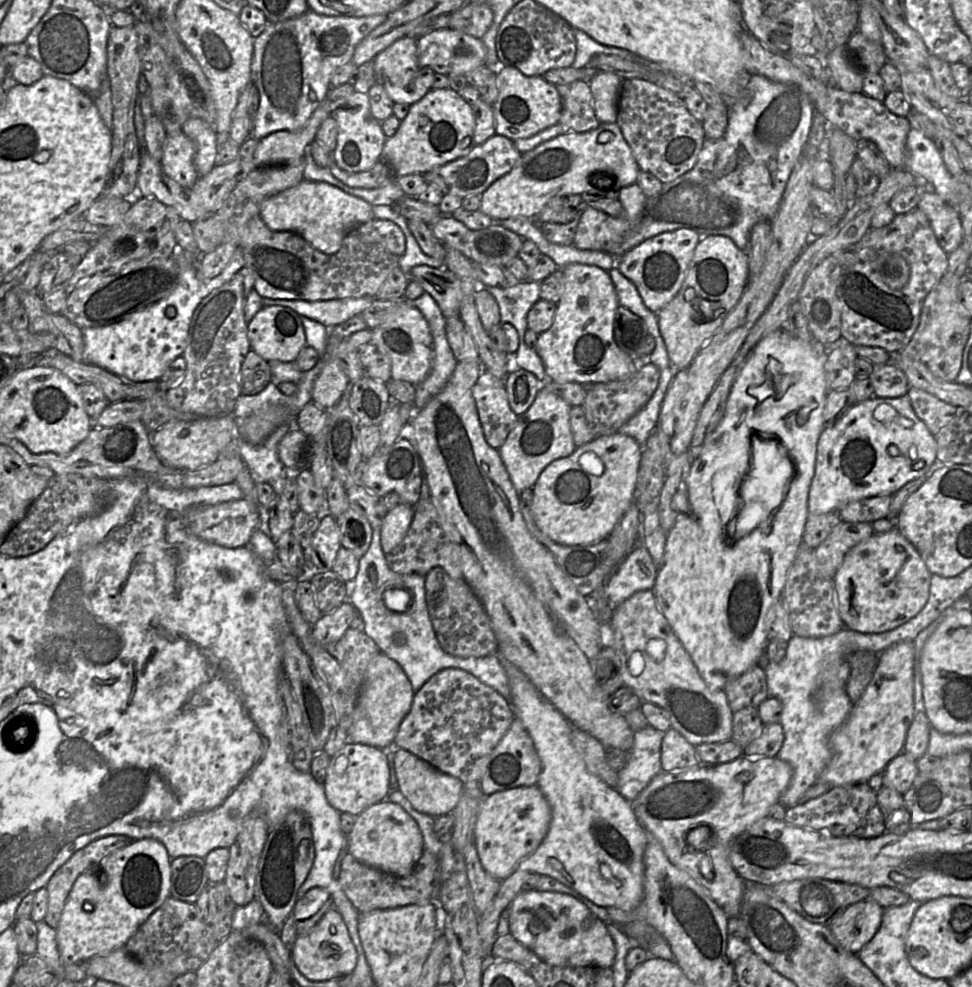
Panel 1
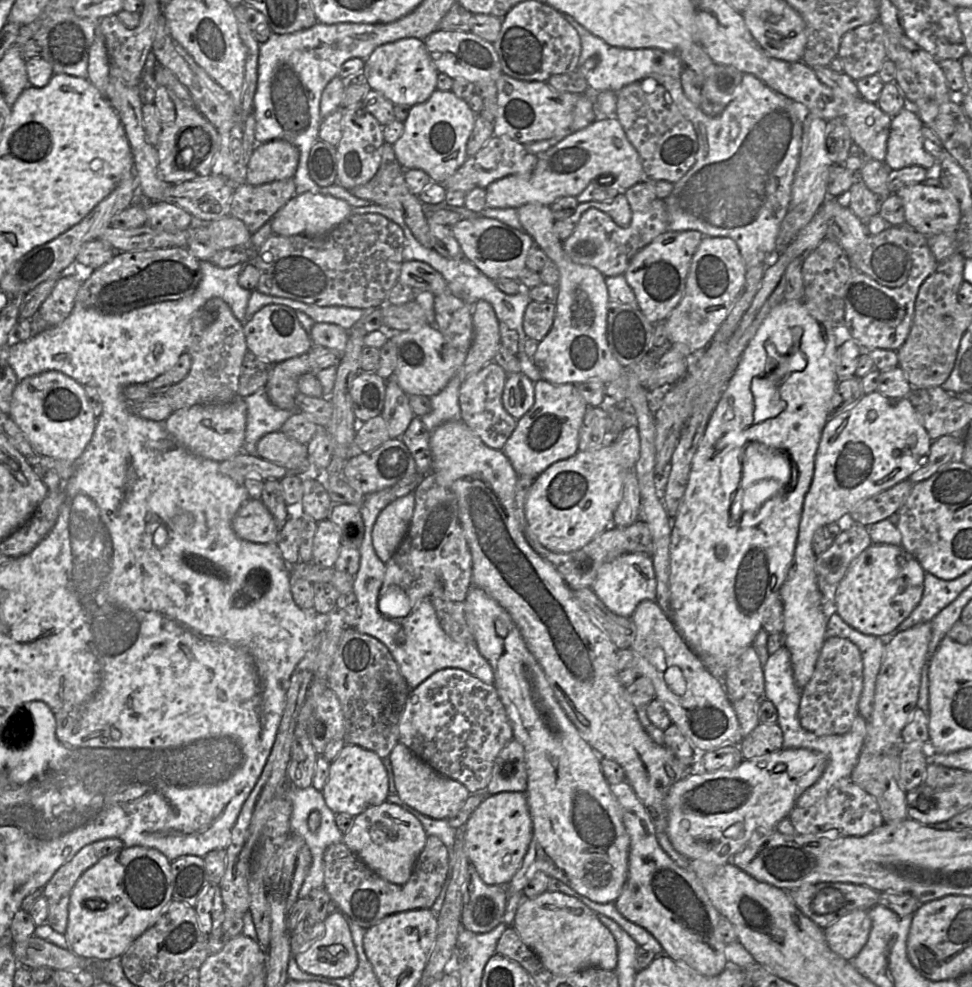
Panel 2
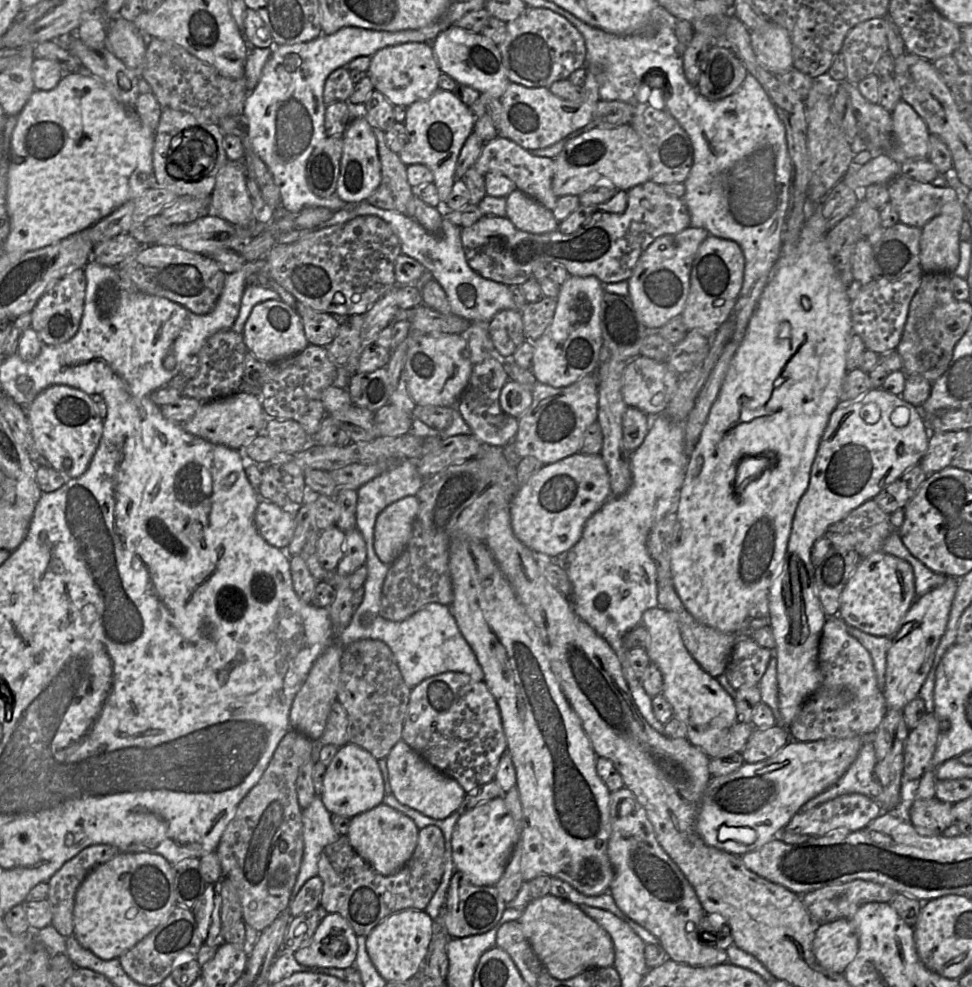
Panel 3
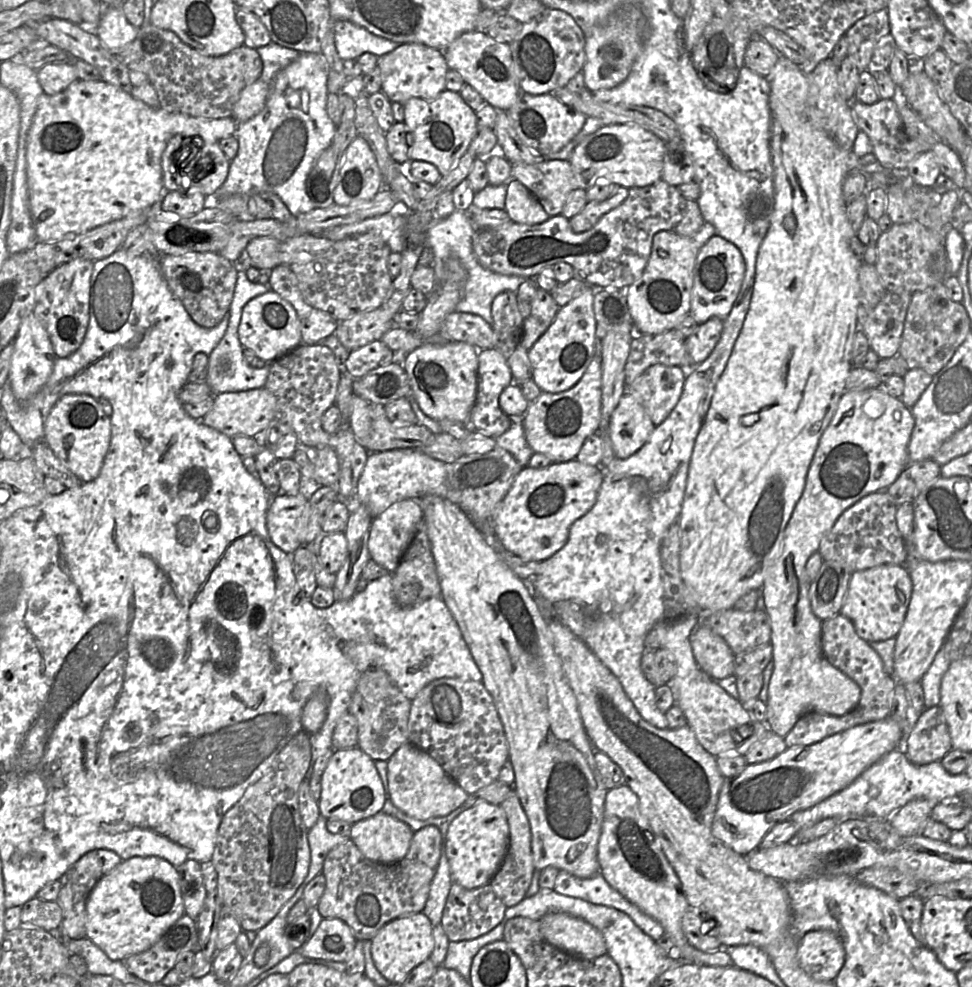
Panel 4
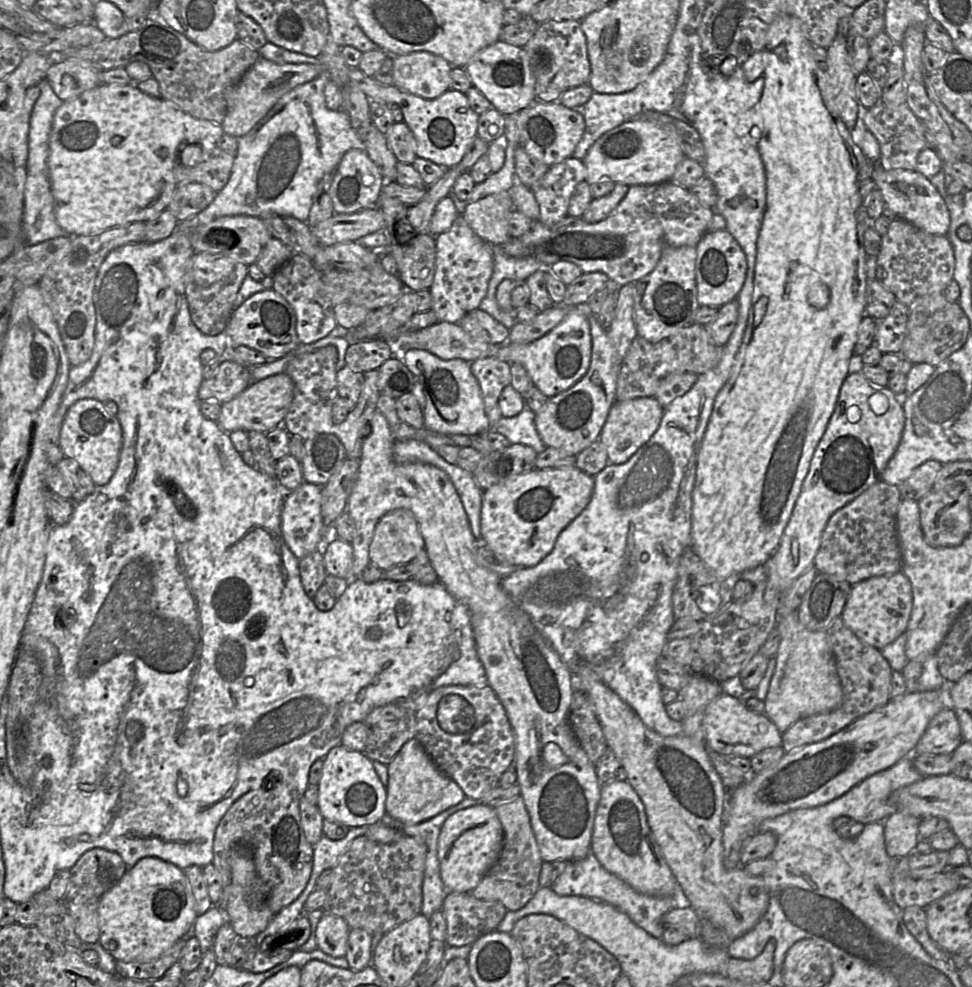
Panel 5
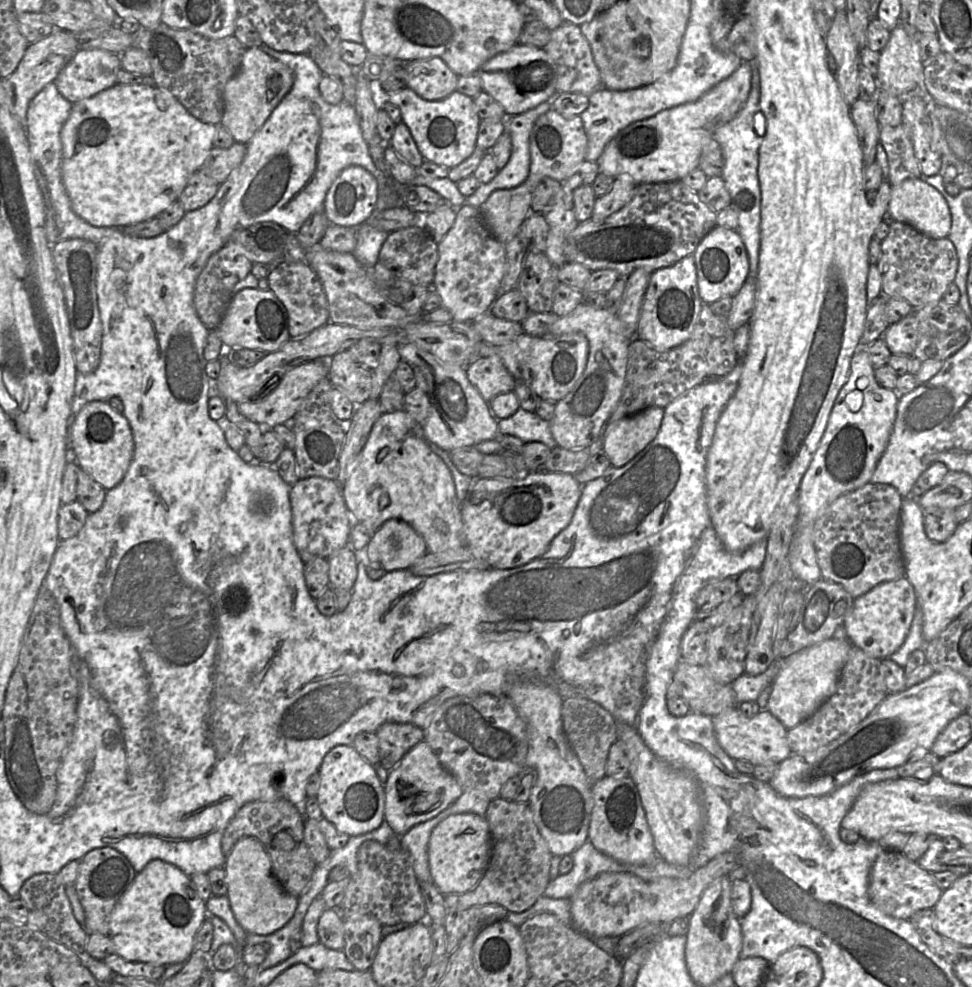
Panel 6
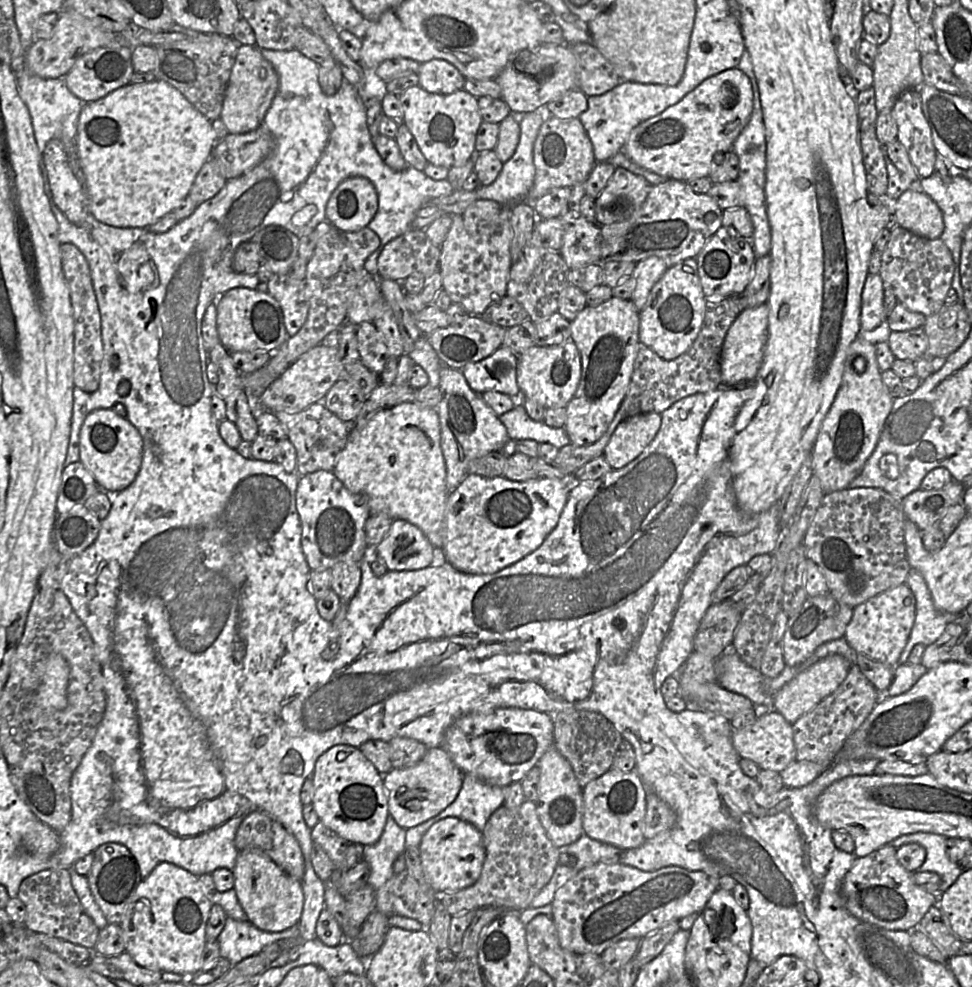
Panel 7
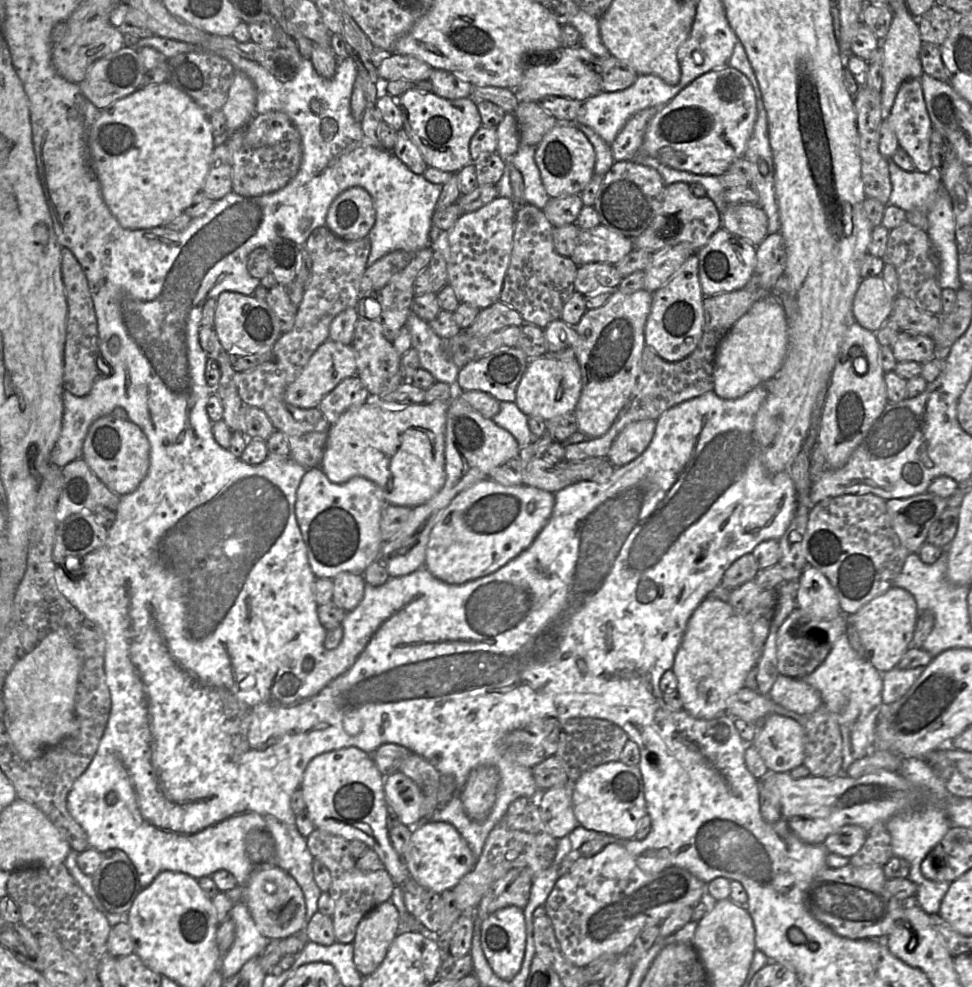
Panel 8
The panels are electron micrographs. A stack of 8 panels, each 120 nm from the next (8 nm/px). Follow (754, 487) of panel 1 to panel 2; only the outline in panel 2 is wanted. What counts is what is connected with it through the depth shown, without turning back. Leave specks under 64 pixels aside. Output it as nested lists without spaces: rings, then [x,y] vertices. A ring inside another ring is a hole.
[[[751,442],[742,460],[740,488],[749,488],[766,479],[773,479],[783,486],[789,485],[791,463],[788,453],[762,446],[759,442]]]

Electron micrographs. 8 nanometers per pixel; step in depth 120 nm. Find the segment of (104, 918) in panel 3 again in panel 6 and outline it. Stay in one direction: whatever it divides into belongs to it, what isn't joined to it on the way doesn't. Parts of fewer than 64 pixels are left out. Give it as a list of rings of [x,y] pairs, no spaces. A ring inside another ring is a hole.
[[[156,859],[136,873],[132,884],[115,905],[110,916],[108,936],[114,944],[114,953],[124,960],[163,966],[185,963],[193,952],[195,934],[206,915],[206,903],[199,897],[190,876],[174,865]]]

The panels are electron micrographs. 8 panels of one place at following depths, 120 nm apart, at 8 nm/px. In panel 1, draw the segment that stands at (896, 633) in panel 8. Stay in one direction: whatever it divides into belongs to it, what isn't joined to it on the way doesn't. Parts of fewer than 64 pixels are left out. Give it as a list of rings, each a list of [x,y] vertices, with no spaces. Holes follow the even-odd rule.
[[[897,529],[872,536],[853,546],[834,576],[834,593],[845,626],[860,633],[895,629],[916,616],[927,603],[930,573],[914,545]]]

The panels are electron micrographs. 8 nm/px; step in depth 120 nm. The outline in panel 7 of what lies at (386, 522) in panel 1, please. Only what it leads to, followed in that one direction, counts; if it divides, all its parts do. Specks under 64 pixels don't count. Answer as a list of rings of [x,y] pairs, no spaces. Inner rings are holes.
[[[393,520],[392,525],[371,555],[379,557],[390,571],[418,570],[434,564],[436,548],[424,533],[406,520]]]

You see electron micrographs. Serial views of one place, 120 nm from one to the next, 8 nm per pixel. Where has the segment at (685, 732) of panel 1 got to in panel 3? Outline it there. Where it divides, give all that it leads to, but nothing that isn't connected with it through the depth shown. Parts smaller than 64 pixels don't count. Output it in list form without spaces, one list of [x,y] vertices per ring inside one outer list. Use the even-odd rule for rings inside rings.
[[[657,606],[644,611],[641,624],[648,631],[645,650],[663,677],[662,695],[671,705],[673,717],[686,725],[686,739],[710,759],[741,753],[754,726],[739,720],[733,698],[687,651],[676,616]]]

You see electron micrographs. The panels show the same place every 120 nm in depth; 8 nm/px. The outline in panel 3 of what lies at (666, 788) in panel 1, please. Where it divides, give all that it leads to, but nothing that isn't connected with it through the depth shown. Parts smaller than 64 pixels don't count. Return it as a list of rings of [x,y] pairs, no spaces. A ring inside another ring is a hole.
[[[865,737],[827,738],[813,742],[790,740],[776,755],[757,763],[744,764],[731,774],[712,776],[700,803],[696,820],[696,830],[704,843],[724,852],[741,857],[757,850],[776,838],[791,818],[799,812],[802,805],[835,784],[856,759]],[[721,827],[750,827],[755,832],[752,843],[740,843],[733,840],[721,841],[718,831]]]

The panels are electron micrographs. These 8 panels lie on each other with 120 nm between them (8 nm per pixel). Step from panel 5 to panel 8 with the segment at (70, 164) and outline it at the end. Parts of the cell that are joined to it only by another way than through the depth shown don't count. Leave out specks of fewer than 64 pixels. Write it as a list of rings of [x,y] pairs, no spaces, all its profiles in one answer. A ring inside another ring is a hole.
[[[164,82],[139,88],[100,110],[90,134],[91,163],[106,205],[129,230],[166,227],[203,190],[215,149],[209,116],[186,93]]]

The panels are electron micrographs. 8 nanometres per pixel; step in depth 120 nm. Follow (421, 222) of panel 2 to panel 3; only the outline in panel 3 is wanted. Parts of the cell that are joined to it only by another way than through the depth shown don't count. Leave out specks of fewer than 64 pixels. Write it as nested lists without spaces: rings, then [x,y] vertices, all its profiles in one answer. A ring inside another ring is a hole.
[[[373,126],[377,140],[377,150],[381,163],[381,182],[378,188],[366,199],[374,207],[407,213],[407,204],[414,195],[408,183],[407,166],[385,142],[385,131]]]

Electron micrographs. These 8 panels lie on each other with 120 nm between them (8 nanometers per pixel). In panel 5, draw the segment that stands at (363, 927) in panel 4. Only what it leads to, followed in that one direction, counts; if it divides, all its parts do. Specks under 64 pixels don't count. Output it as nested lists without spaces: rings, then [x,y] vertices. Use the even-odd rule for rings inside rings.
[[[400,834],[392,843],[380,843],[366,835],[355,838],[331,868],[331,882],[322,906],[323,913],[346,921],[350,928],[359,928],[371,935],[385,934],[395,926],[421,913],[422,882],[427,848],[419,838]]]

